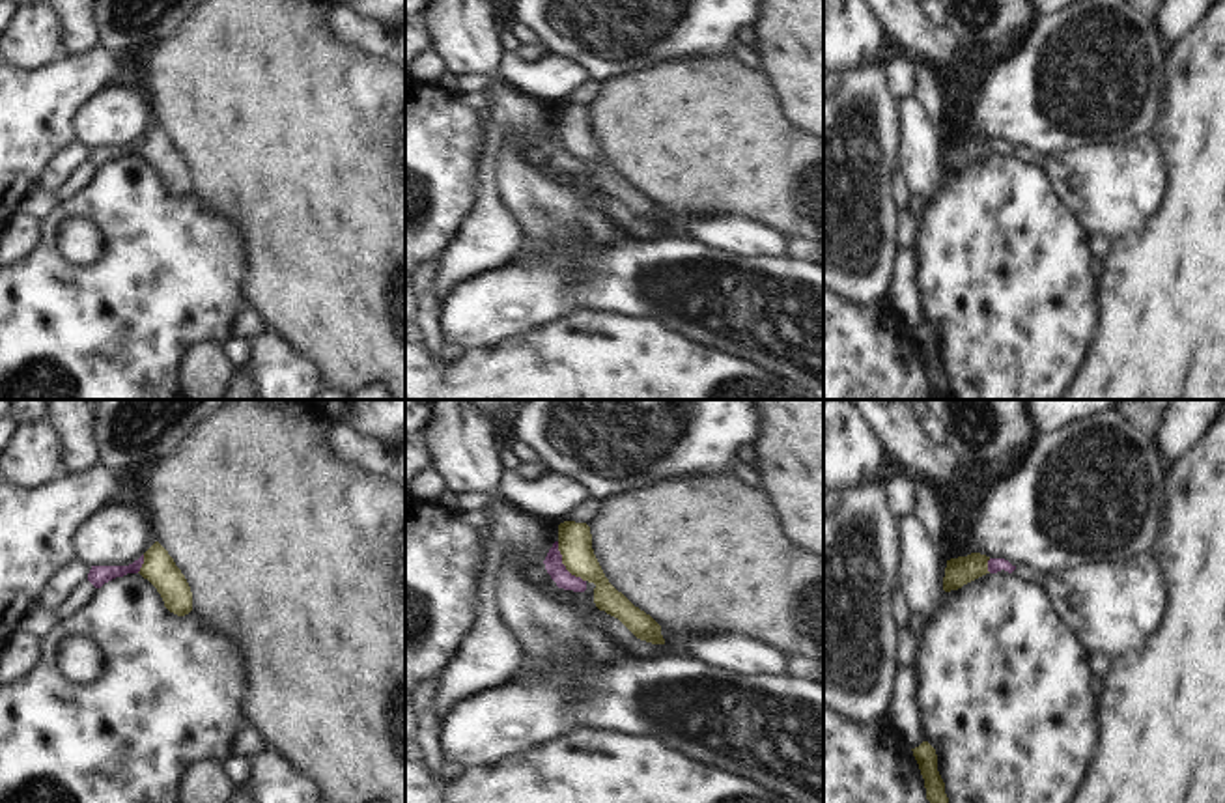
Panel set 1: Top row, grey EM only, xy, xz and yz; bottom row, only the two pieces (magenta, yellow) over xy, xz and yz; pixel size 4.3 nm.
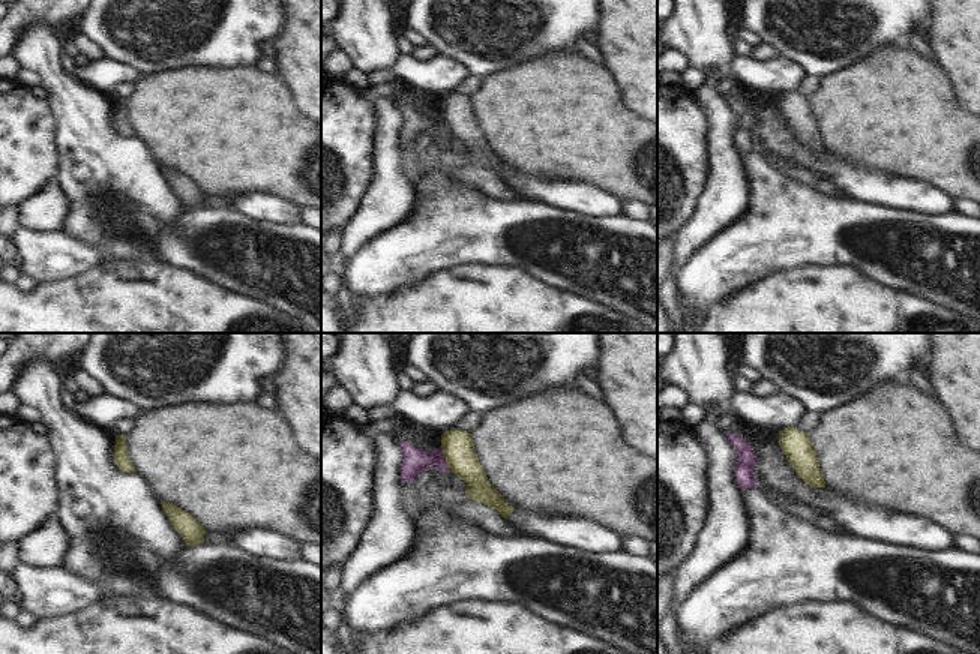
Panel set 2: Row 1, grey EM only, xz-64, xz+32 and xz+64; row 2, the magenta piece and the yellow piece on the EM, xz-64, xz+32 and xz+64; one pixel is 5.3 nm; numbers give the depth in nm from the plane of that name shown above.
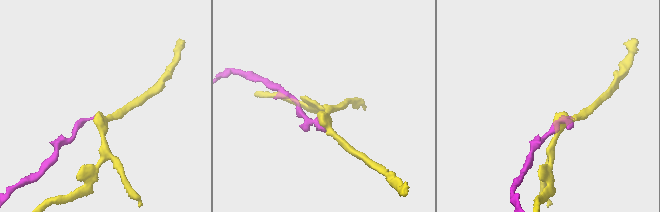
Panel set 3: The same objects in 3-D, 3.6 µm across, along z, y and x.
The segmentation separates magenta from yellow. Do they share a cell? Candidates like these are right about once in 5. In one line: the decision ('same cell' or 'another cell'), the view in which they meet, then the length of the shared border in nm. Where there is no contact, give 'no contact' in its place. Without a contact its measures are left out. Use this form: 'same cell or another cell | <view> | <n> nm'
another cell | xz | 220 nm

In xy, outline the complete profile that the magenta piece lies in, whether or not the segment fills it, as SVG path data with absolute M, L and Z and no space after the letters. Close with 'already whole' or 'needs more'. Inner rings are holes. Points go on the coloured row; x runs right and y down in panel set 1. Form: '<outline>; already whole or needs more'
M144 555L129 566L92 566L92 570L88 573L88 581L95 588L101 588L105 583L108 583L116 577L123 577L127 573L138 573L142 564L144 564Z; already whole

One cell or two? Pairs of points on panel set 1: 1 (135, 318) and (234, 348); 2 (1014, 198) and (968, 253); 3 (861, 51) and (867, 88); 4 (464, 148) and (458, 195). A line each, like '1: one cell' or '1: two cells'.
1: two cells
2: one cell
3: two cells
4: one cell

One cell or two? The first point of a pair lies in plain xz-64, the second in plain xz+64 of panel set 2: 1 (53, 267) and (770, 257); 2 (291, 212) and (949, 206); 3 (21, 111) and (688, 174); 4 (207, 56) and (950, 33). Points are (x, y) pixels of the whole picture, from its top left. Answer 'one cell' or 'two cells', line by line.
1: one cell
2: one cell
3: one cell
4: two cells

